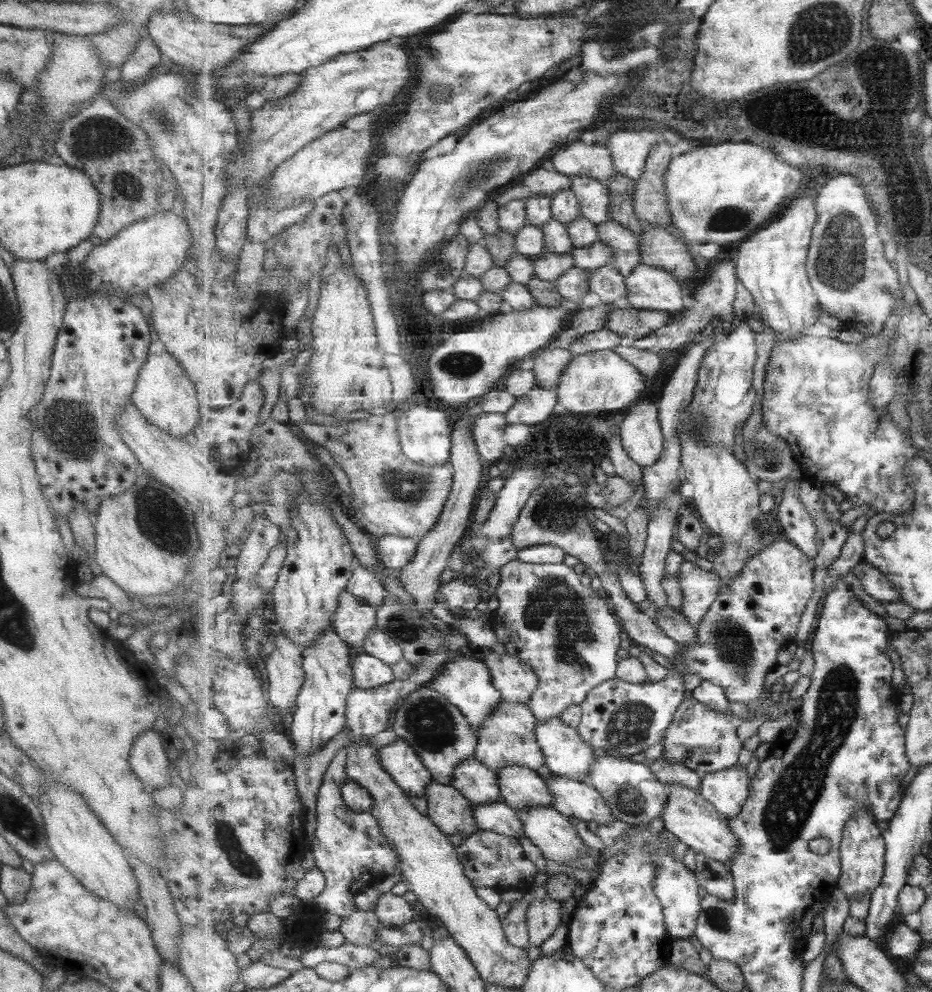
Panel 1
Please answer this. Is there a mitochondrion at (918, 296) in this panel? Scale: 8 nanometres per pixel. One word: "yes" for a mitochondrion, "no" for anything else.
no

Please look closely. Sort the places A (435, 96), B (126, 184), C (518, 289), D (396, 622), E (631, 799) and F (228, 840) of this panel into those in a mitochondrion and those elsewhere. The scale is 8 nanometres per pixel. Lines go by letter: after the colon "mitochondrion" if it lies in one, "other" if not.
A: mitochondrion
B: mitochondrion
C: other
D: mitochondrion
E: mitochondrion
F: mitochondrion

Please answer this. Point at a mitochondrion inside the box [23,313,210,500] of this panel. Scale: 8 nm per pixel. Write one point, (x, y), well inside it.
(68, 426)

